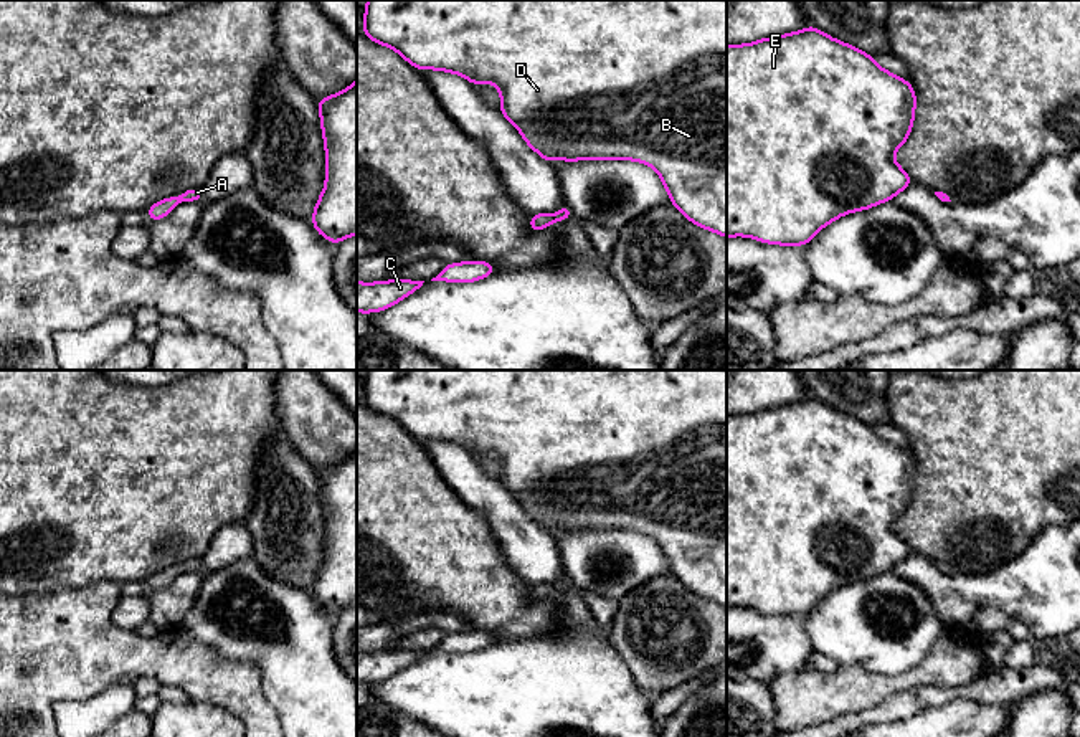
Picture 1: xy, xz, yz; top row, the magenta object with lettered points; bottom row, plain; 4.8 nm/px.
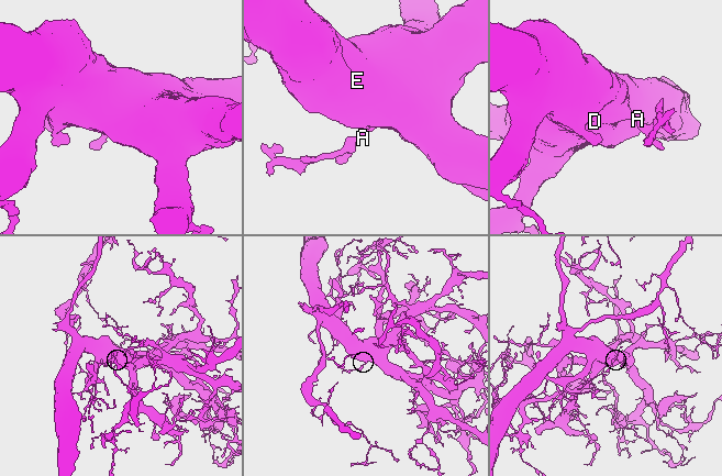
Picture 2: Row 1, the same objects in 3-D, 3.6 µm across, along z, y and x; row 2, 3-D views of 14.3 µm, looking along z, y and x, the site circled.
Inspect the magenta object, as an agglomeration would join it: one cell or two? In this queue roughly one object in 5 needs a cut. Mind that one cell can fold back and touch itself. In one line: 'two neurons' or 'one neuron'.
one neuron

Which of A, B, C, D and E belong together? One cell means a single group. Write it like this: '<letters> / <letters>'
A B C D E

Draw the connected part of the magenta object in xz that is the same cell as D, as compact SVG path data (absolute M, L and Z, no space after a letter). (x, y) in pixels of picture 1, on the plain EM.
M368 370L365 378L365 393L362 403L378 415L385 415L403 426L416 440L438 440L459 445L472 454L490 453L500 463L500 484L510 491L522 509L543 530L637 530L652 537L669 567L670 573L694 595L703 597L707 601L715 601L727 608L727 370Z

